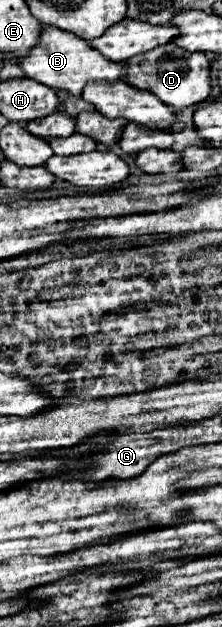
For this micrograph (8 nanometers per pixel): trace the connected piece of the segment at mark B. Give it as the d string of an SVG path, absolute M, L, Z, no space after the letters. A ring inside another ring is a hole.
M42 27L38 43L28 51L28 55L20 57L20 67L28 79L34 79L38 83L44 83L52 89L66 89L72 95L80 95L82 87L88 81L116 81L122 77L126 63L112 63L104 59L96 49L86 45L84 39L60 31L58 27Z

